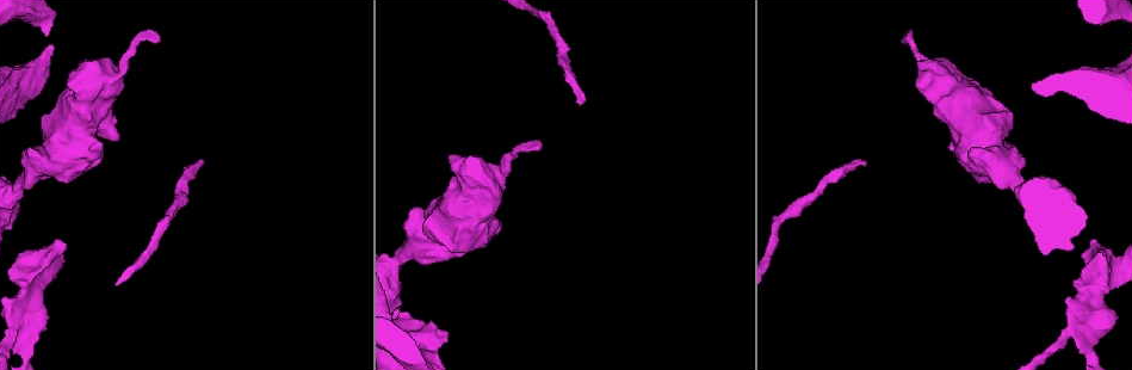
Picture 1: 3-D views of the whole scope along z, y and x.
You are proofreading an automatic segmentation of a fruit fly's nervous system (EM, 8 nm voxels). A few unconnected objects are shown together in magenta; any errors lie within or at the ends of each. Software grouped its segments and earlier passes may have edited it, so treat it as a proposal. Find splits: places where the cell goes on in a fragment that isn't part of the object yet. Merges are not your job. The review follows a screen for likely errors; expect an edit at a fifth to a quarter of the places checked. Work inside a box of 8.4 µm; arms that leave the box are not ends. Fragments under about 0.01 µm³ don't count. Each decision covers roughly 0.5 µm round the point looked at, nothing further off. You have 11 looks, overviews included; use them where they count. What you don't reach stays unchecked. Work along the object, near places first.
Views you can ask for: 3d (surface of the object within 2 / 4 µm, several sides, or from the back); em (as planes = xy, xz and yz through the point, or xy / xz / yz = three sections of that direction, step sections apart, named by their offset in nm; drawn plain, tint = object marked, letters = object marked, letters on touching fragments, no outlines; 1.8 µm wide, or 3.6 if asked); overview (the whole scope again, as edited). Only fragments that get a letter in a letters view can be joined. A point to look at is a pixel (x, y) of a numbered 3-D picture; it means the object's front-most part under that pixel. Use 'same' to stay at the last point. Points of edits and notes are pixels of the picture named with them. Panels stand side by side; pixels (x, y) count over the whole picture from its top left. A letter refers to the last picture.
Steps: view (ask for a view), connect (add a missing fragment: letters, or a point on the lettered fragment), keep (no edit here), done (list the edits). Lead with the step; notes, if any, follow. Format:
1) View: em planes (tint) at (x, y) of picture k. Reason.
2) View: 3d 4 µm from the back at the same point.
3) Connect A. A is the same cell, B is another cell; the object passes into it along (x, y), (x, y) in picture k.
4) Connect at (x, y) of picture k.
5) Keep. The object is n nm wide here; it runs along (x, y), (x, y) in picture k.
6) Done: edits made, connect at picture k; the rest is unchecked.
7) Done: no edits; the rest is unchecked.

View: 3d 4 µm at (489, 223) of picture 1. Closes a loop.

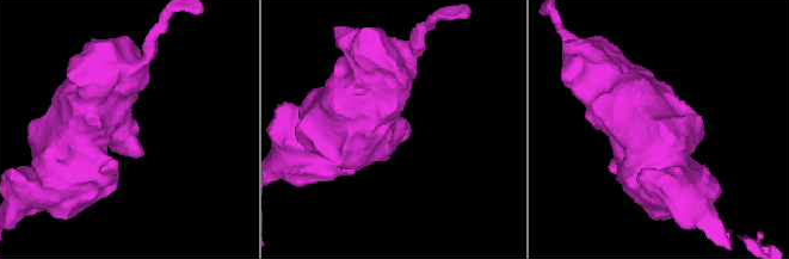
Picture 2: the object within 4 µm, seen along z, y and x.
View: em 3.6 µm planes (plain) at (395, 131) of picture 2.

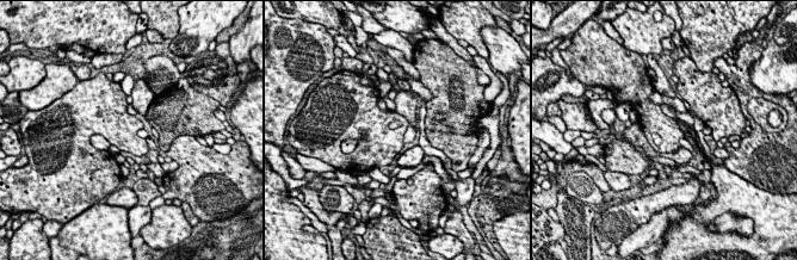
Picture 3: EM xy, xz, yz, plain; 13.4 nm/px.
View: em 3.6 µm planes (letters) at the same point. See the neighbours.

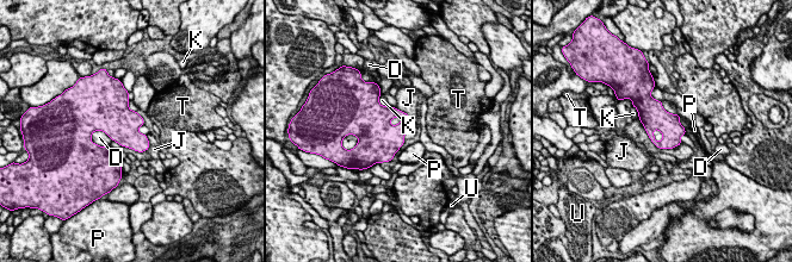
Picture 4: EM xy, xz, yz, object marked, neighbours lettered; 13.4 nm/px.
Keep. The object is 460 nm wide here; D, J, K, P, T and U are other cells; a border runs along (638, 120), (657, 147), (673, 149) in picture 4; no lettered fragment goes on from it.

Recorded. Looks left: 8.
View: em xz step 4 (plain) at (156, 43) of picture 1. Long arm stops here.

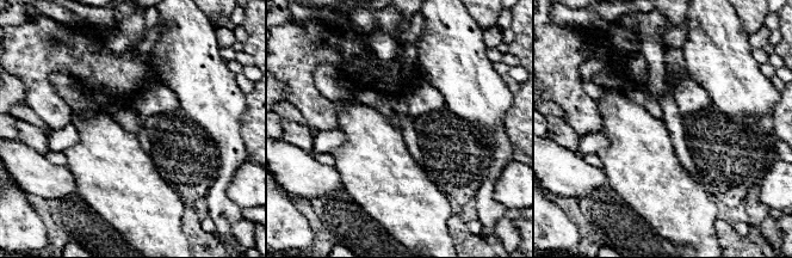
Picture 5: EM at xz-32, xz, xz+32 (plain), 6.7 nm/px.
View: em xz step 4 (letters) at the same point.

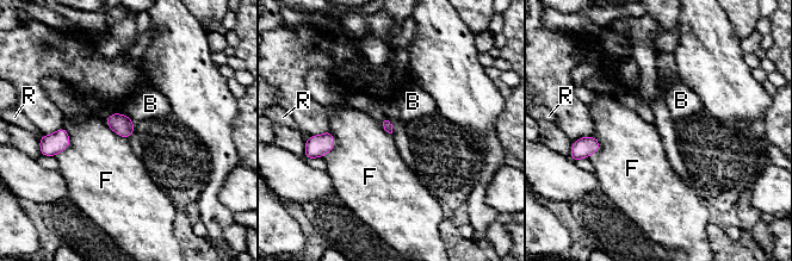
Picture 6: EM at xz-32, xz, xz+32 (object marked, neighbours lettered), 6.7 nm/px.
Keep. B, F and R are other cells; a border runs along (63, 126), (69, 144), (55, 155) in picture 6; none of them fits.

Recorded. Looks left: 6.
View: 3d 4 µm at (66, 247) of picture 1. Thick end.

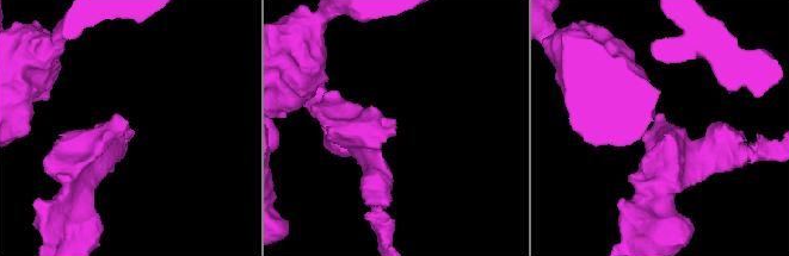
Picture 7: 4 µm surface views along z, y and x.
View: em xz step 16 (tint) at (672, 127) of picture 7.

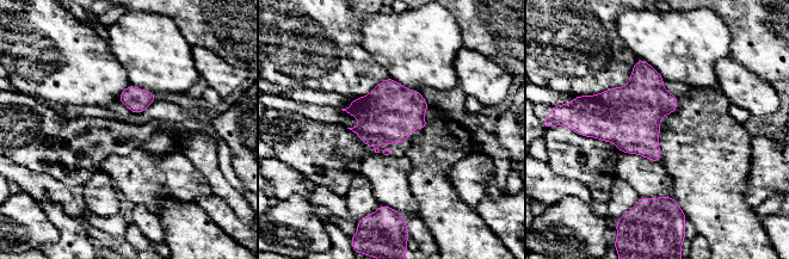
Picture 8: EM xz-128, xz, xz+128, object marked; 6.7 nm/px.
View: em planes (letters) at the same point. Another direction.

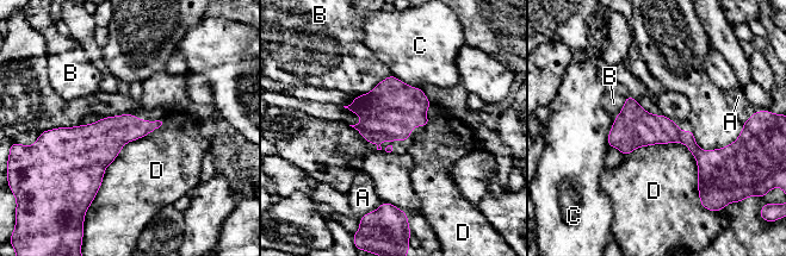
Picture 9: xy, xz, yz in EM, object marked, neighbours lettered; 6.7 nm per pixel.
Keep. A, B, C and D are other cells; none of them fits.

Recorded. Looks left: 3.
View: em planes (tint) at (865, 164) of picture 1. Thin end.

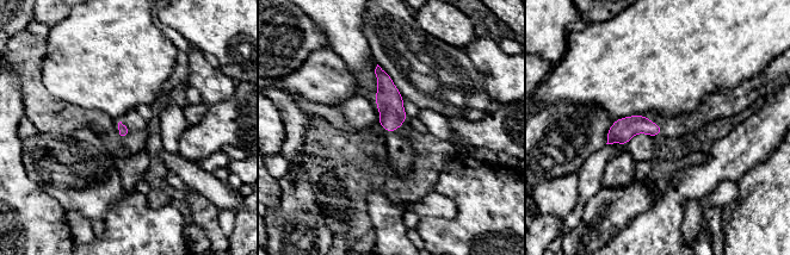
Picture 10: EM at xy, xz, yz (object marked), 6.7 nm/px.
View: em planes (letters) at the same point.

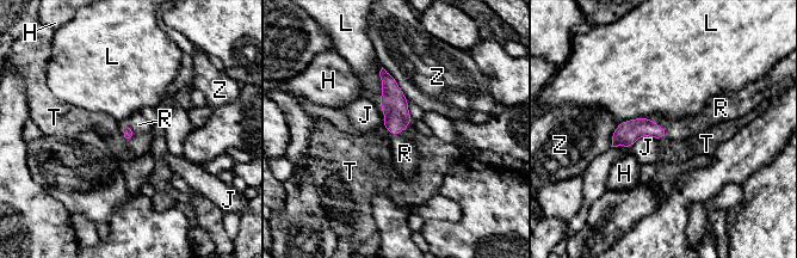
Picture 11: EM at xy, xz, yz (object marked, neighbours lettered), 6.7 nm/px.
Connect R. R is the same cell, H, J, L, T and Z are other cells; the object passes into it along (128, 133), (130, 130), (138, 124) in picture 11; the cell continues.

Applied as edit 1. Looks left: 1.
Done: edits made, connect at picture 11; the rest is unchecked.

